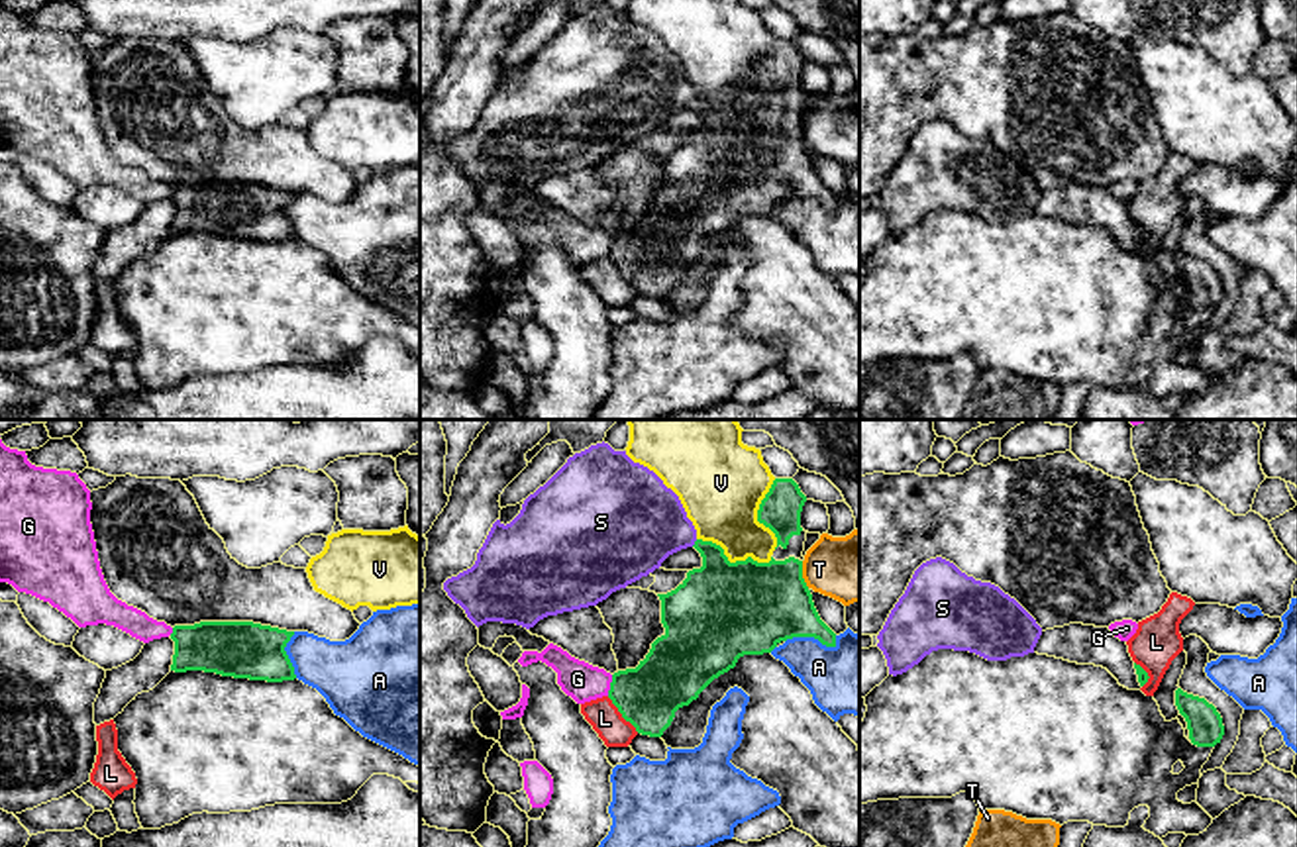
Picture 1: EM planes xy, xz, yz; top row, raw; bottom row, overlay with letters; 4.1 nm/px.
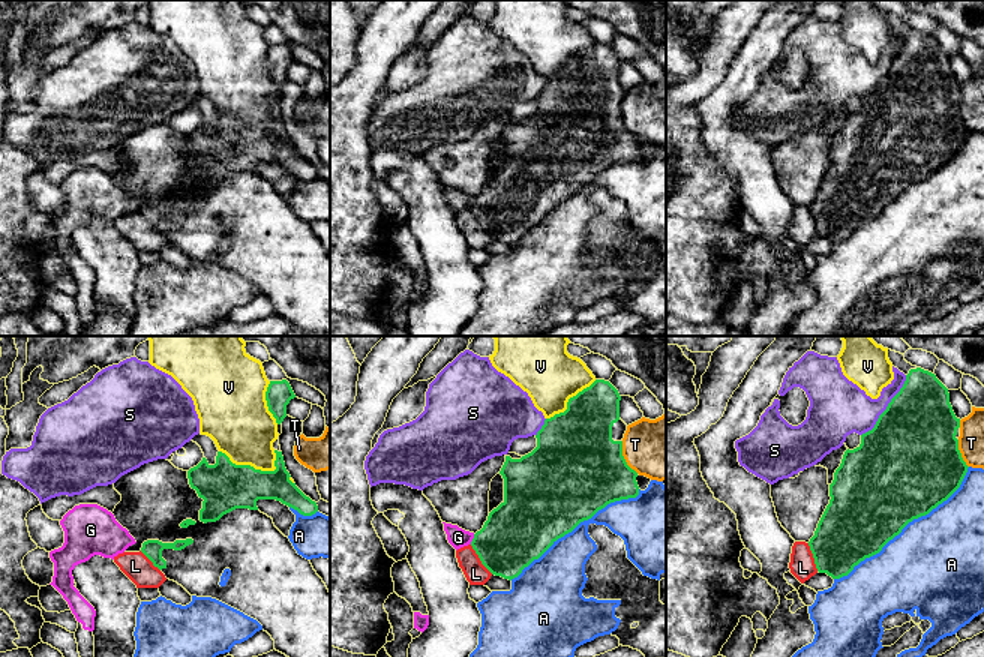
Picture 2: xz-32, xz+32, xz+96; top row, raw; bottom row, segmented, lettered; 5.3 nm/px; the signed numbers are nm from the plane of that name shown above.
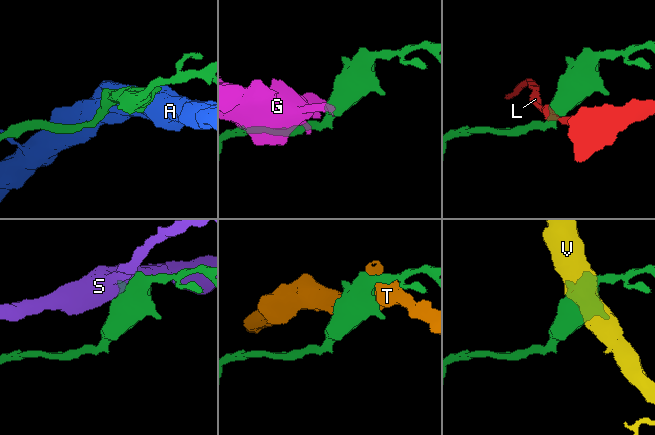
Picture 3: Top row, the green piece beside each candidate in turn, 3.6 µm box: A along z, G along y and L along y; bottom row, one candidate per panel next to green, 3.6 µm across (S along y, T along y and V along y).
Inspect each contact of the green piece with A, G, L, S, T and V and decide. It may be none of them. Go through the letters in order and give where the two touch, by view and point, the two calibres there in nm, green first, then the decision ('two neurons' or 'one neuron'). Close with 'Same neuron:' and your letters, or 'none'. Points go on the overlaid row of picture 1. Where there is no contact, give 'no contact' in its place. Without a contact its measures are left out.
A: contact xz (813, 636); calibres 340 and 300 nm; two neurons
G: contact xz (611, 685); calibres 260 and 160 nm; two neurons
L: contact xz (621, 712); calibres 260 and 130 nm; two neurons
S: contact xz (695, 544); calibres 320 and 380 nm; two neurons
T: contact xz (801, 575); calibres 380 and 280 nm; two neurons
V: contact xz (732, 563); calibres 400 and 300 nm; two neurons
Same neuron: none

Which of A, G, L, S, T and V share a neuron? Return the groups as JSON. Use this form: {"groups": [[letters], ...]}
{"groups": [["A"], ["G"], ["L"], ["S"], ["T"], ["V"]]}

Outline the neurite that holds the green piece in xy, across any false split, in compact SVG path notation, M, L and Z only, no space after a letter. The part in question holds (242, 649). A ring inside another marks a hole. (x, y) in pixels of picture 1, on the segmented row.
M253 622L175 625L171 671L204 671L267 682L294 680L294 667L285 651L292 635L294 631Z

